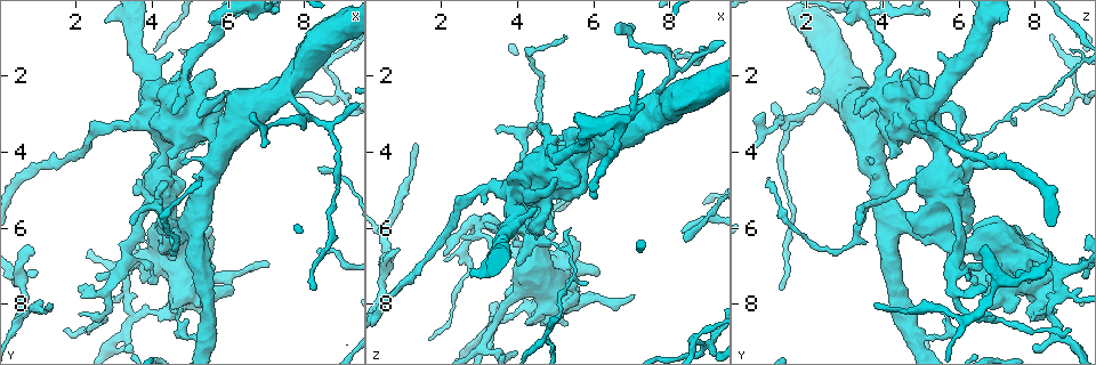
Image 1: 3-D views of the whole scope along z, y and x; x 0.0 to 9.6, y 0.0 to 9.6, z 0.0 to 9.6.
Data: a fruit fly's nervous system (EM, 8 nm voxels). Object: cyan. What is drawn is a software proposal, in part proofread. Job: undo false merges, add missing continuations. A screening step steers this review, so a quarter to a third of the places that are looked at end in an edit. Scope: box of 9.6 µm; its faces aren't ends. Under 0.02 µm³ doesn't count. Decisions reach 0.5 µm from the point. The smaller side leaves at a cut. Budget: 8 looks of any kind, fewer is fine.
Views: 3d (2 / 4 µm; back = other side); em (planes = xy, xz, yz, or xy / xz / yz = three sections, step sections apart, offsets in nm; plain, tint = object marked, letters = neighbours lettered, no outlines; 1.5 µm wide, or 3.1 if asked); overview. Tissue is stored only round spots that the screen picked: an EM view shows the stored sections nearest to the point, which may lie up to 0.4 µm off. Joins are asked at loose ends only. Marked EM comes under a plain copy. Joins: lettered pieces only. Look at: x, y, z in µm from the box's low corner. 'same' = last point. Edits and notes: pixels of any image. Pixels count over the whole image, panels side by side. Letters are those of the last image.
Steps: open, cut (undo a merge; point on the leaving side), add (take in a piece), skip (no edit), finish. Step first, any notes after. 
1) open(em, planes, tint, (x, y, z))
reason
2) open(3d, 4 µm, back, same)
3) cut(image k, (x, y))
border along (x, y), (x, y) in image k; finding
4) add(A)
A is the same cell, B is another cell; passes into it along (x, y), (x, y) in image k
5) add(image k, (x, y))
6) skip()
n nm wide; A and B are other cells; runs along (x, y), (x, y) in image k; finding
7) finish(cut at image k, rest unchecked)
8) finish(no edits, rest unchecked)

open(3d, 4 µm, back, (1.20, 7.95, 3.80))
tapers out

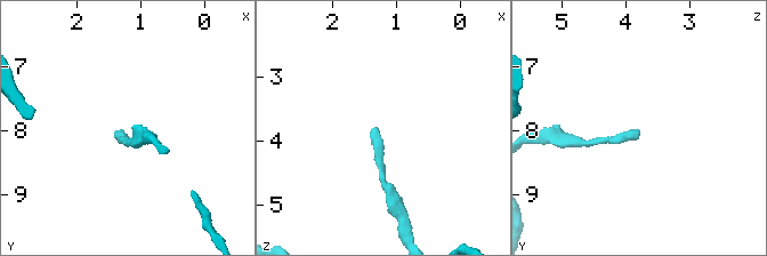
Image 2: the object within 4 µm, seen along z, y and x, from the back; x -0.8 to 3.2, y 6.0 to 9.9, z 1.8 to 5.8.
open(em, xy, step 8, letters, (1.30, 8.00, 3.85))

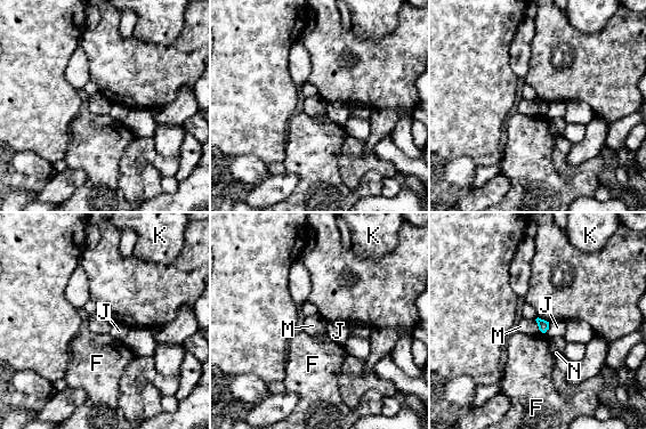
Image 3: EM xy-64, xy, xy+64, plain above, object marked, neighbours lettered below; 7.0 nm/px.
skip()
F, J, K, M and N are other cells; no lettered piece goes on from it

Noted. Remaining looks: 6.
open(3d, 2 µm, (0.85, 6.60, 6.50))
branch stops here

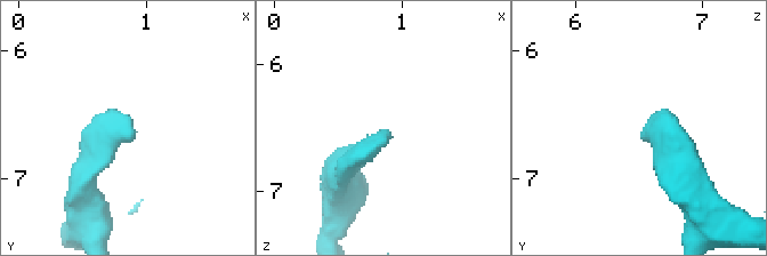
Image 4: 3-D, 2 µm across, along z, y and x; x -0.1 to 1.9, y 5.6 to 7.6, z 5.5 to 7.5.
open(em, planes, tint, (0.90, 6.66, 6.52))
shape alone is not enough

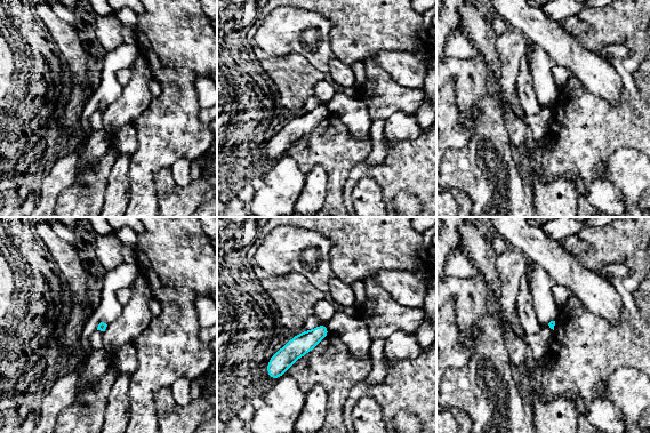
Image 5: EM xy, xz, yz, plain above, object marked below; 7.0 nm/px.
open(em, planes, letters, same)

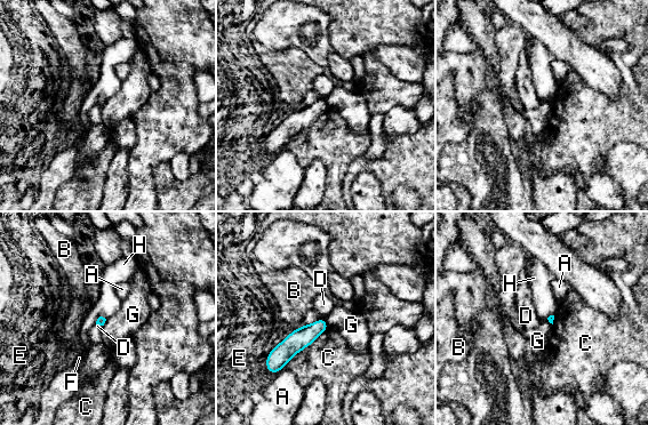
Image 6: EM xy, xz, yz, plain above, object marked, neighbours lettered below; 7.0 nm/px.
skip()
A, B, C, D, E, F, G and H are other cells; runs along (322, 321), (300, 338), (273, 365) in image 6; no lettered piece goes on from it

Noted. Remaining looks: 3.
open(em, xy, step 8, tint, (8.20, 7.55, 1.30))
end of a long branch

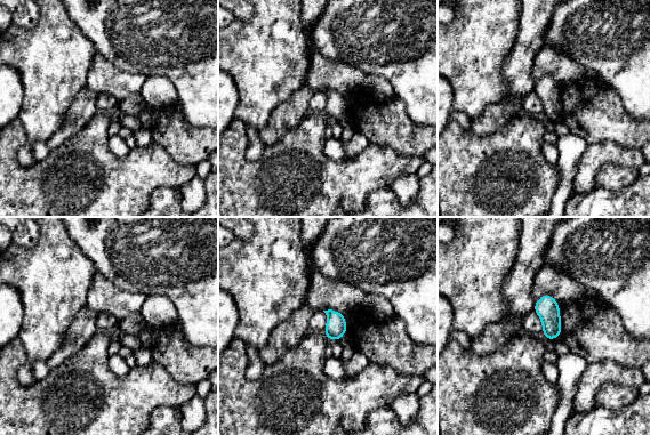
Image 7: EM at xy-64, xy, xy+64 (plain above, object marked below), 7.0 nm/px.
open(em, xz, step 8, letters, same)
cut it another way

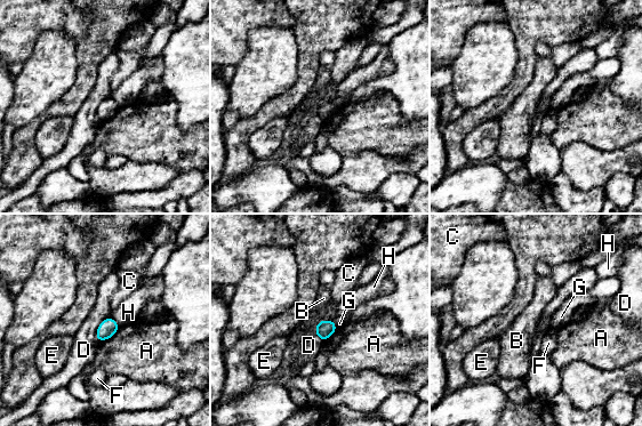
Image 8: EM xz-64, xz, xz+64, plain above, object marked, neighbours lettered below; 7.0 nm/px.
skip()
D touches over 200 nm; A, B, C, D, E, F, G and H are other cells; border along (110, 316), (99, 323), (97, 342) in image 8; no lettered piece goes on from it

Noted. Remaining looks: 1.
finish(no edits, rest unchecked)

